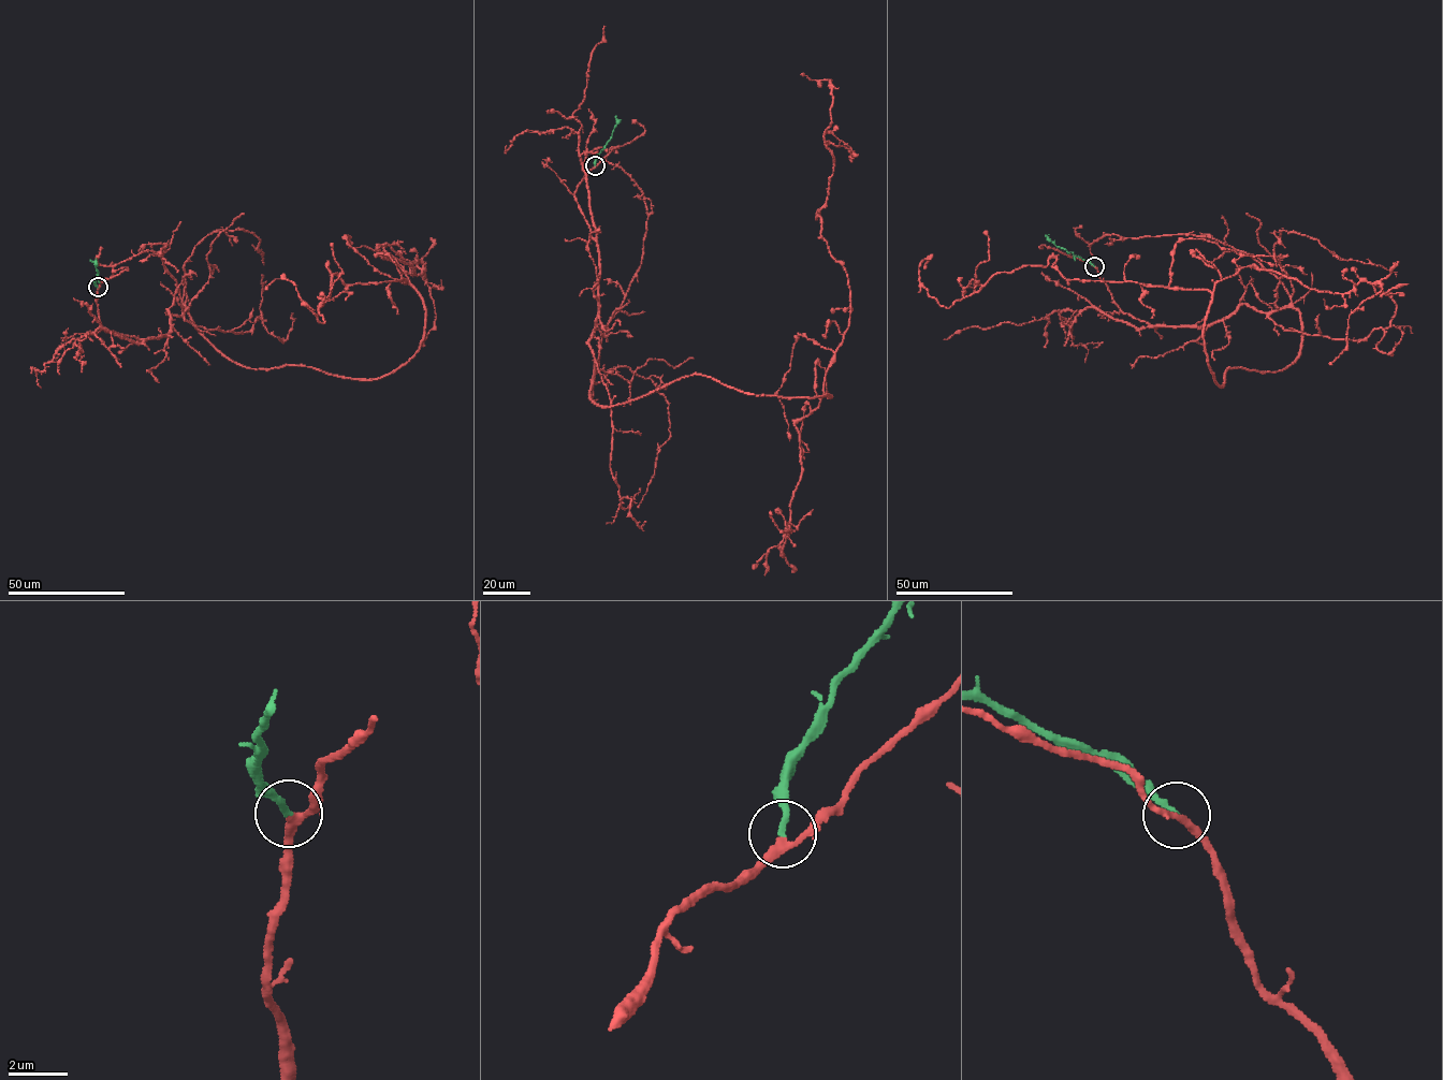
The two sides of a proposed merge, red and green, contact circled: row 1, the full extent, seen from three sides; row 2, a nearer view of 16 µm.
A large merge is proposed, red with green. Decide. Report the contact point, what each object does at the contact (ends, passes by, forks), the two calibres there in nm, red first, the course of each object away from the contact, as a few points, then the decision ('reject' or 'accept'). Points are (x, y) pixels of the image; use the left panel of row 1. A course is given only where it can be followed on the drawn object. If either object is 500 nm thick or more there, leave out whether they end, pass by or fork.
(98, 287) | red passes by | green ends | 240/180 nm | red via (98, 287), (251, 368), (422, 338), (403, 278), (325, 265), (323, 323), (265, 290) | green via (98, 287), (95, 283), (96, 258) | accept

